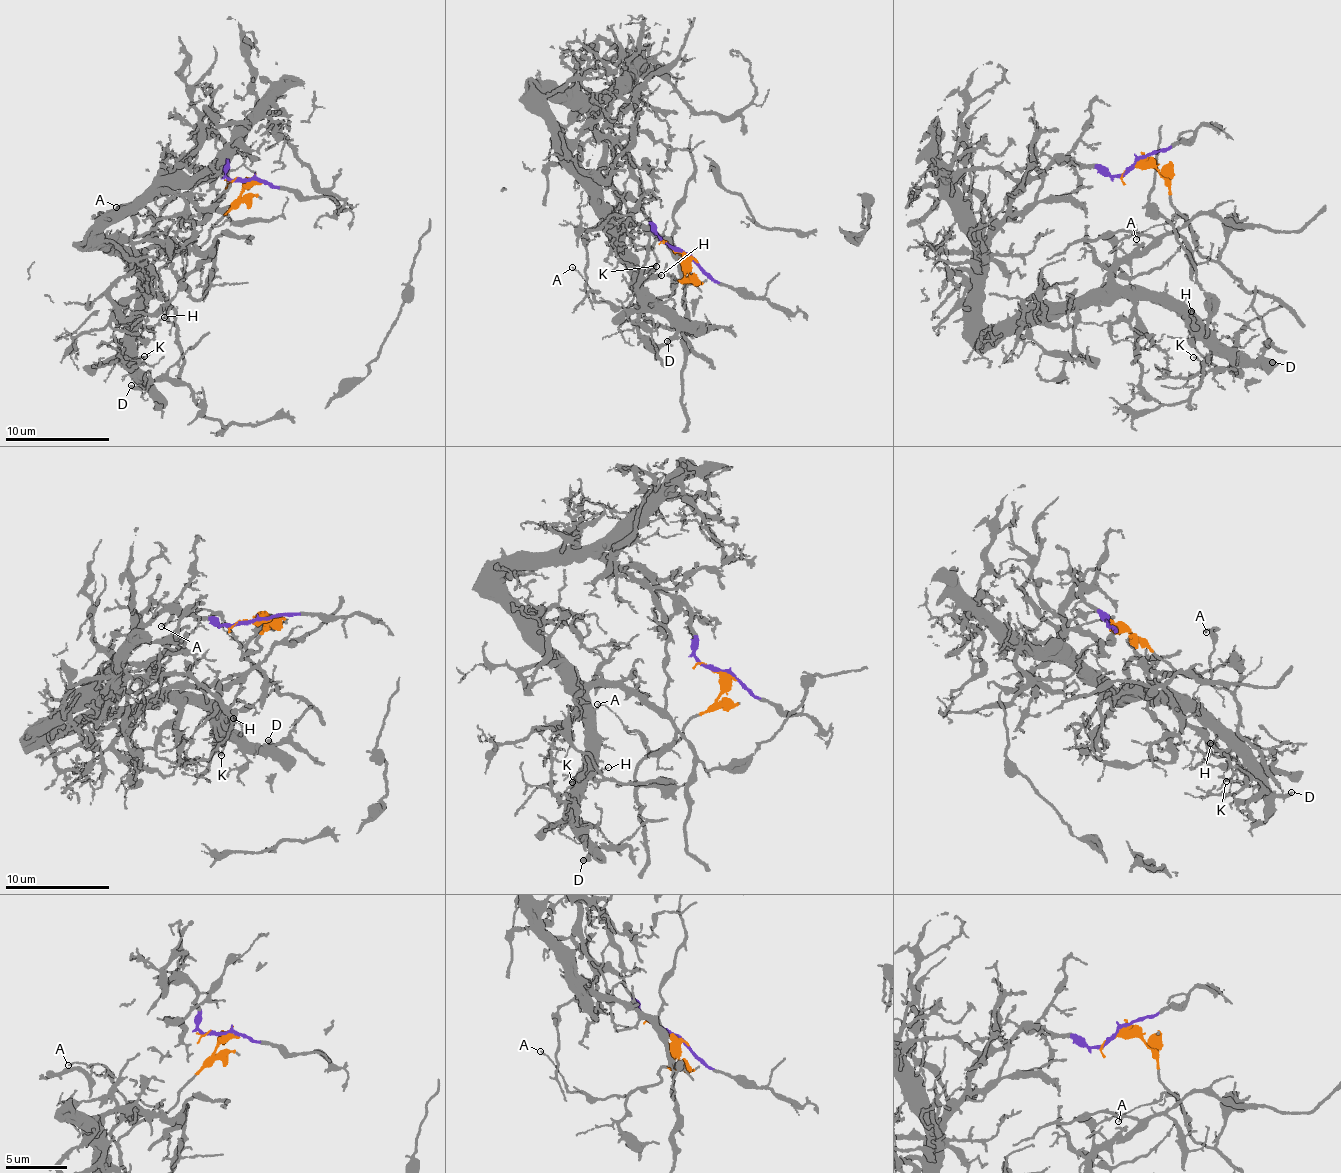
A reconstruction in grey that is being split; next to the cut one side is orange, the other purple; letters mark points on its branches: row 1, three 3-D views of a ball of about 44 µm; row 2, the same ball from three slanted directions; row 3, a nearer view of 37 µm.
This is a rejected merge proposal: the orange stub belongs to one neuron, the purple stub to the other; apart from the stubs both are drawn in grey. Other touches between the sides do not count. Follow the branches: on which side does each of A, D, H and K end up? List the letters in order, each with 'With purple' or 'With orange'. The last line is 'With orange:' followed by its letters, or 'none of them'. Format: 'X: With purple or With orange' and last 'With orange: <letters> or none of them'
A: With orange
D: With purple
H: With purple
K: With purple
With orange: A

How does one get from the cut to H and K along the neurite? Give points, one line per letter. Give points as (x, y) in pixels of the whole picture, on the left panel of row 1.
H: (246, 181), (226, 175), (221, 139), (206, 134), (103, 224), (98, 244), (137, 270), (144, 325), (165, 316)
K: (246, 181), (226, 175), (221, 139), (206, 134), (103, 224), (98, 244), (133, 265), (123, 352), (145, 355)

